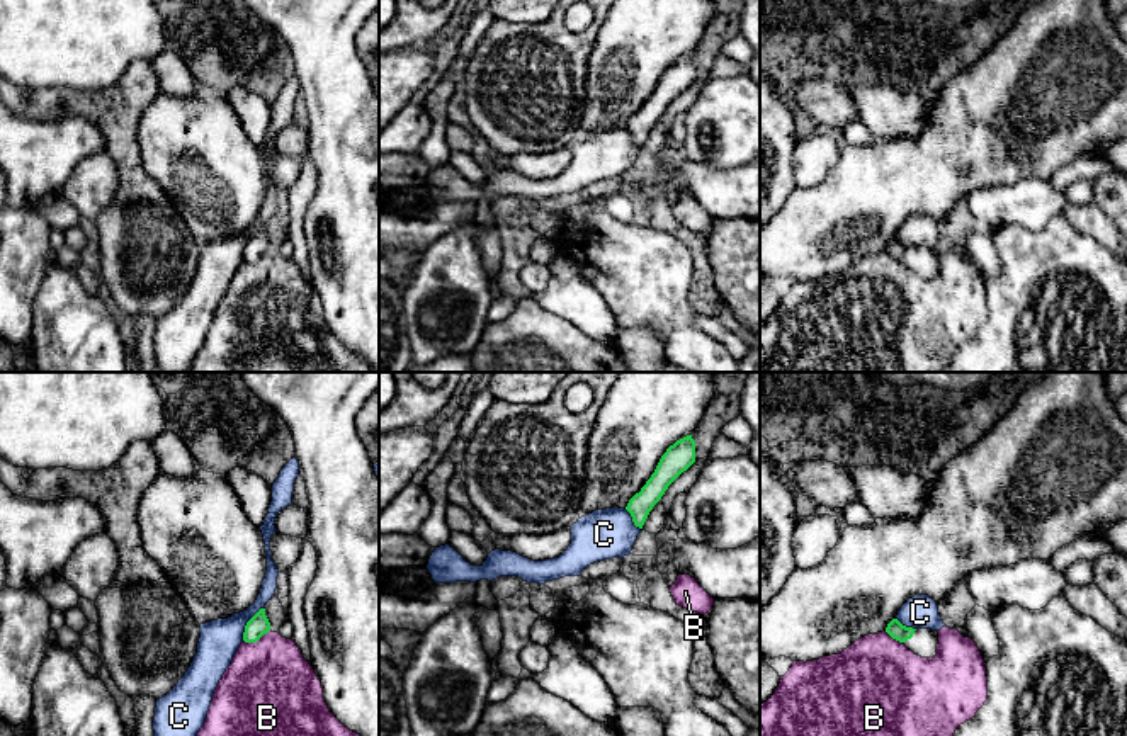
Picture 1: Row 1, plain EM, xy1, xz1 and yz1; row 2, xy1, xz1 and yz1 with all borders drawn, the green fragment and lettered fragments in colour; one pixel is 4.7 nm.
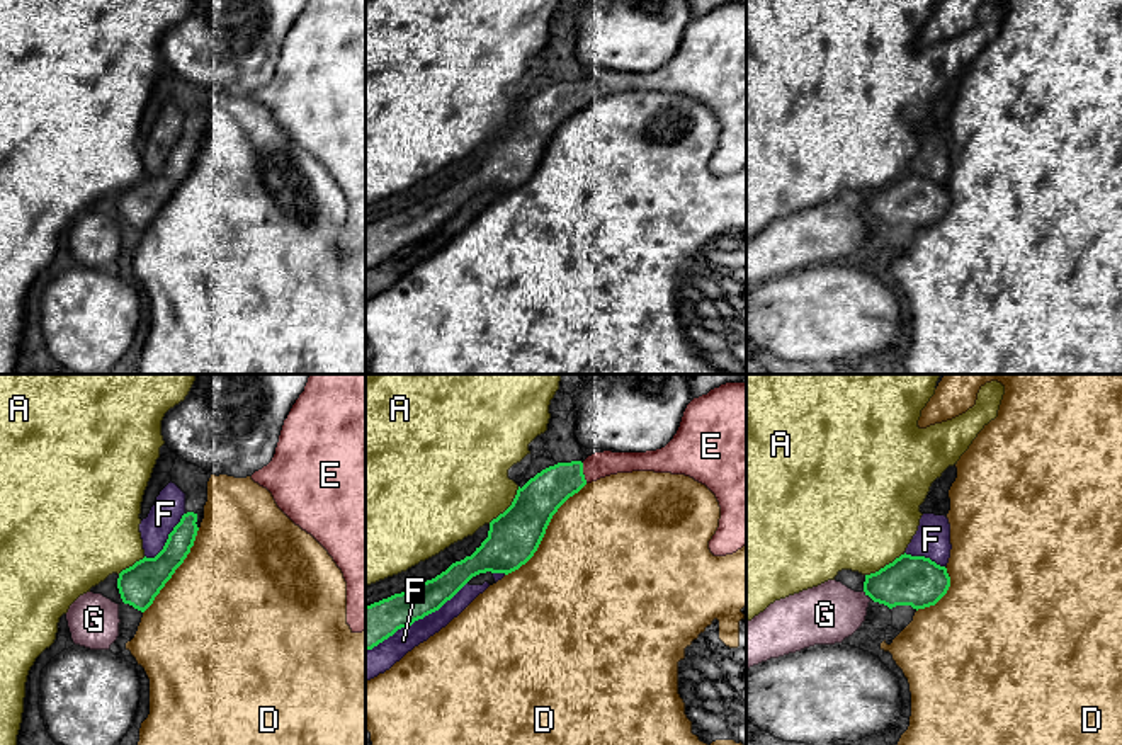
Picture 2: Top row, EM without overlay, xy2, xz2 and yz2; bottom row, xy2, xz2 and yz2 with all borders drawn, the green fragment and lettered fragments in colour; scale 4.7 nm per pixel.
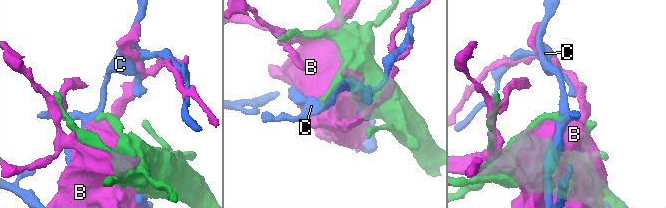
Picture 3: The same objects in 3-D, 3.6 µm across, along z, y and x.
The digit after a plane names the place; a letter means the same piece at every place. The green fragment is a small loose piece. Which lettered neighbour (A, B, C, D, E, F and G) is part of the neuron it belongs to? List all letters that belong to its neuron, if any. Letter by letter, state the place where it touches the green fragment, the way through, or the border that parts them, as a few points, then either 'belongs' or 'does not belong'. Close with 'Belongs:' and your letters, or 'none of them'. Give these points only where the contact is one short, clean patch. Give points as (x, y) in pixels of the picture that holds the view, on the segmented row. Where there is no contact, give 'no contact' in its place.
A: contact xz2 (509, 507); border xz2 (519, 487), (514, 500), (488, 523); does not belong
B: contact xy1 (255, 641); does not belong
C: contact xy1 (247, 624); border xy1 (262, 607), (247, 622), (242, 639); does not belong
D: contact xz2 (544, 531); does not belong
E: contact xz2 (582, 473); belongs
F: contact xz2 (437, 609); does not belong
G: contact yz2 (866, 594); does not belong
Belongs: E

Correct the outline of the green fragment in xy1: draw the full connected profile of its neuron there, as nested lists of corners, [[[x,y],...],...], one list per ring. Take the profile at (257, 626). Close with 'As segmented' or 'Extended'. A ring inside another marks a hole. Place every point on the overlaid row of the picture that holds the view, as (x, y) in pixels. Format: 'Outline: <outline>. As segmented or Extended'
Outline: [[[260,609],[245,626],[243,641],[257,643],[263,634],[270,631],[270,622],[265,615],[265,609]]]. As segmented

